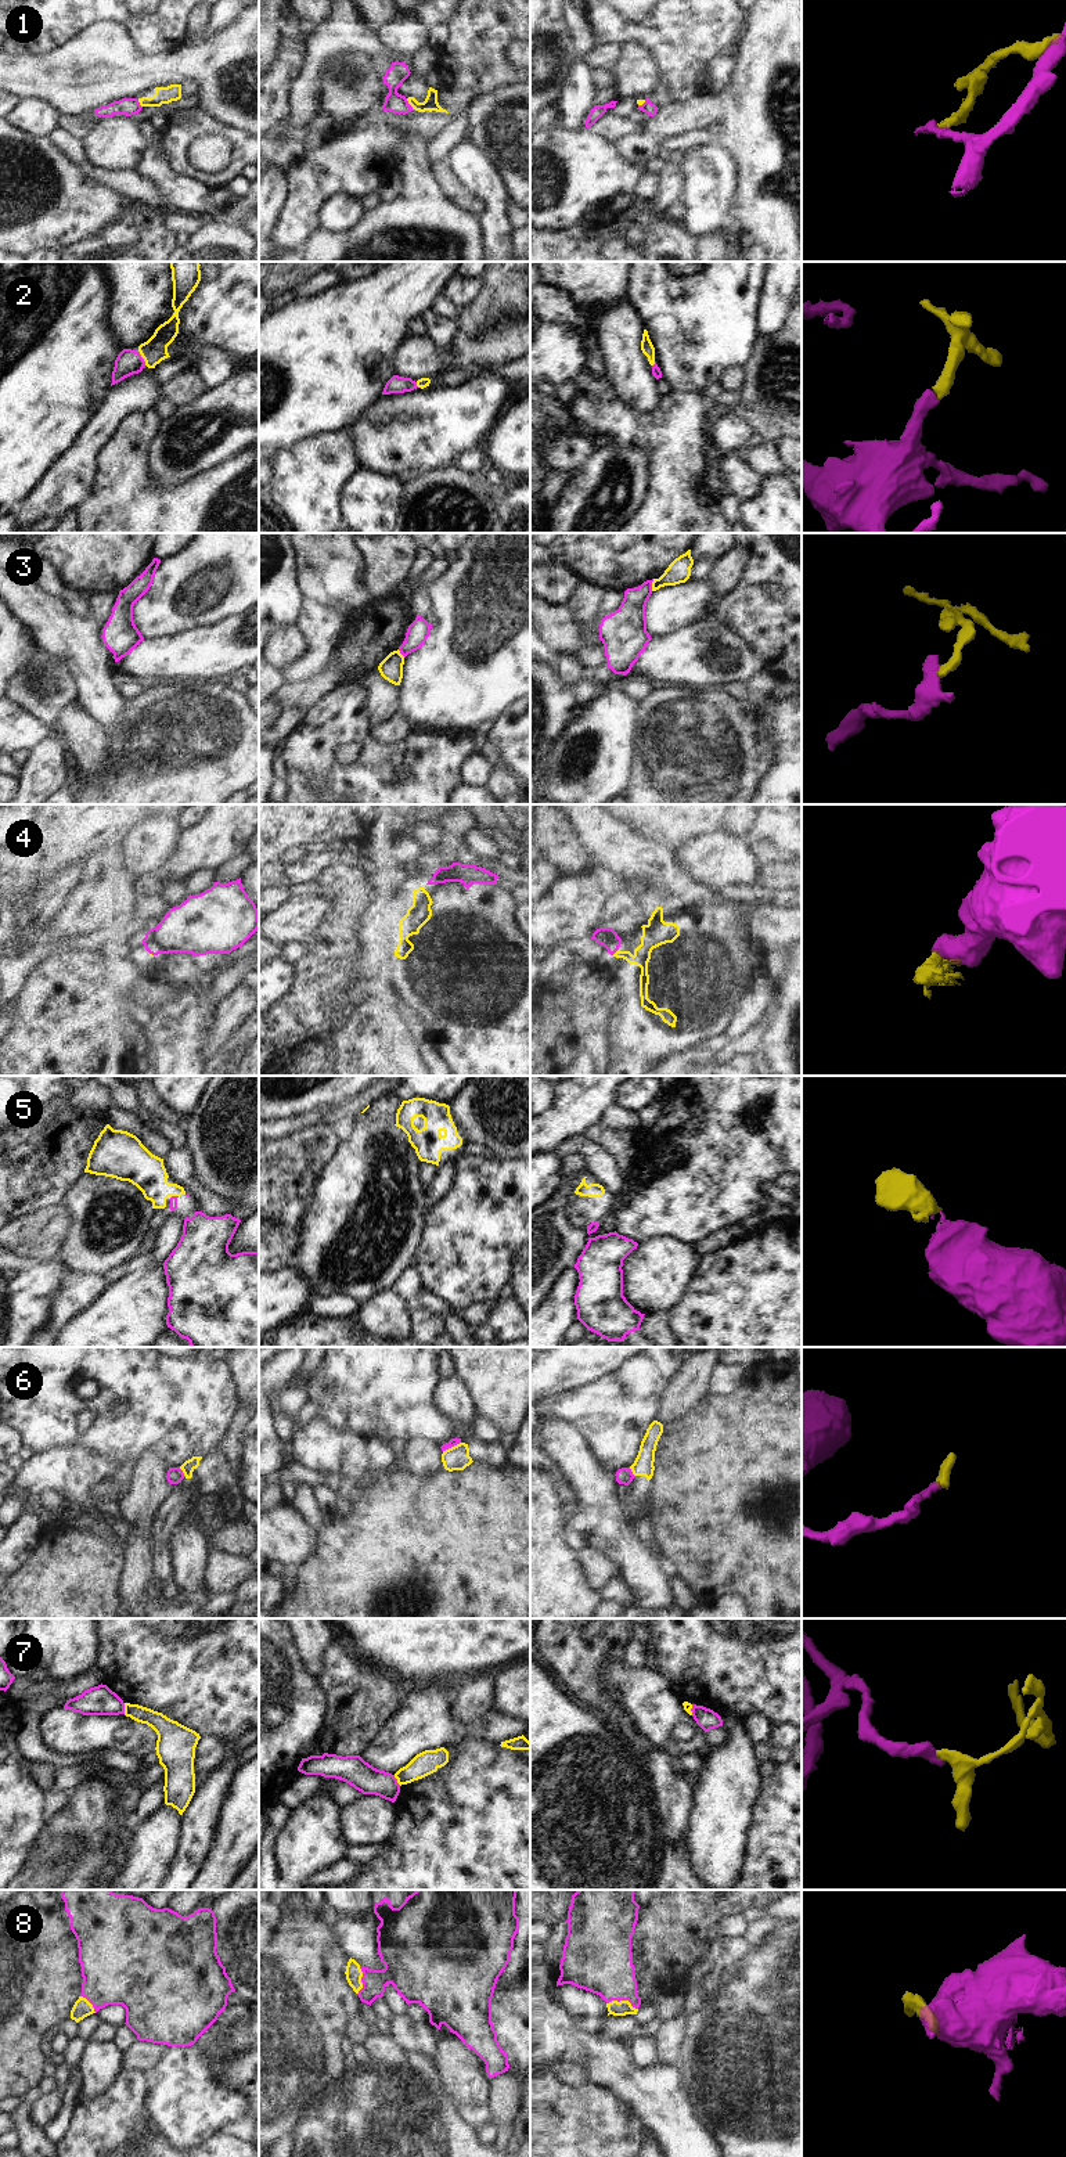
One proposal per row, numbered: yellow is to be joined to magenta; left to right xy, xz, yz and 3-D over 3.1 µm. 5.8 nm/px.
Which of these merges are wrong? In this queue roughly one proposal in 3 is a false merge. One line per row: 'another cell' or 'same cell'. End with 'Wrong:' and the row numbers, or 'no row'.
1: another cell
2: same cell
3: same cell
4: another cell
5: same cell
6: another cell
7: another cell
8: same cell
Wrong: 1, 4, 6, 7

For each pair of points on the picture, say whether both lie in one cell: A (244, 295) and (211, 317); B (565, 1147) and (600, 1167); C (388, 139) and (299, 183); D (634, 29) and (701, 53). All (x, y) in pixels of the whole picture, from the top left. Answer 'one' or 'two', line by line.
A: one
B: one
C: one
D: one

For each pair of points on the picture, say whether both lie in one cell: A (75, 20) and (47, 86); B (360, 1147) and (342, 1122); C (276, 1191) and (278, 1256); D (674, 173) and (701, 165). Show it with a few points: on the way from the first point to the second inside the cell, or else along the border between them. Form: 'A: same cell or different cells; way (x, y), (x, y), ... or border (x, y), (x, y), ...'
A: different cells; border (93, 25), (49, 53), (35, 54)
B: different cells; border (360, 1112), (355, 1119), (350, 1133), (339, 1142)
C: same cell; way (276, 1207), (284, 1223), (278, 1239)
D: different cells; border (681, 165), (684, 176), (683, 198)

